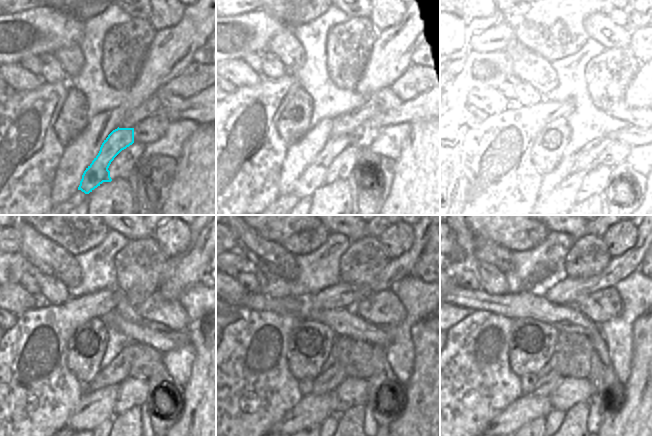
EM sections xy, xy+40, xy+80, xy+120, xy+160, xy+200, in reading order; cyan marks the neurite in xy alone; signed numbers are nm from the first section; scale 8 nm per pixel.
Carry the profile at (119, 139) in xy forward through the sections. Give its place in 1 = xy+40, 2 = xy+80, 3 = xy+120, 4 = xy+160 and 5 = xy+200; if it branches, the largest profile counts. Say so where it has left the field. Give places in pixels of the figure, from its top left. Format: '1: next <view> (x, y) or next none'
1: next xy+40 (319, 173)
2: next xy+80 (543, 178)
3: next xy+120 (95, 406)
4: next xy+160 (312, 410)
5: next xy+200 (527, 408)

